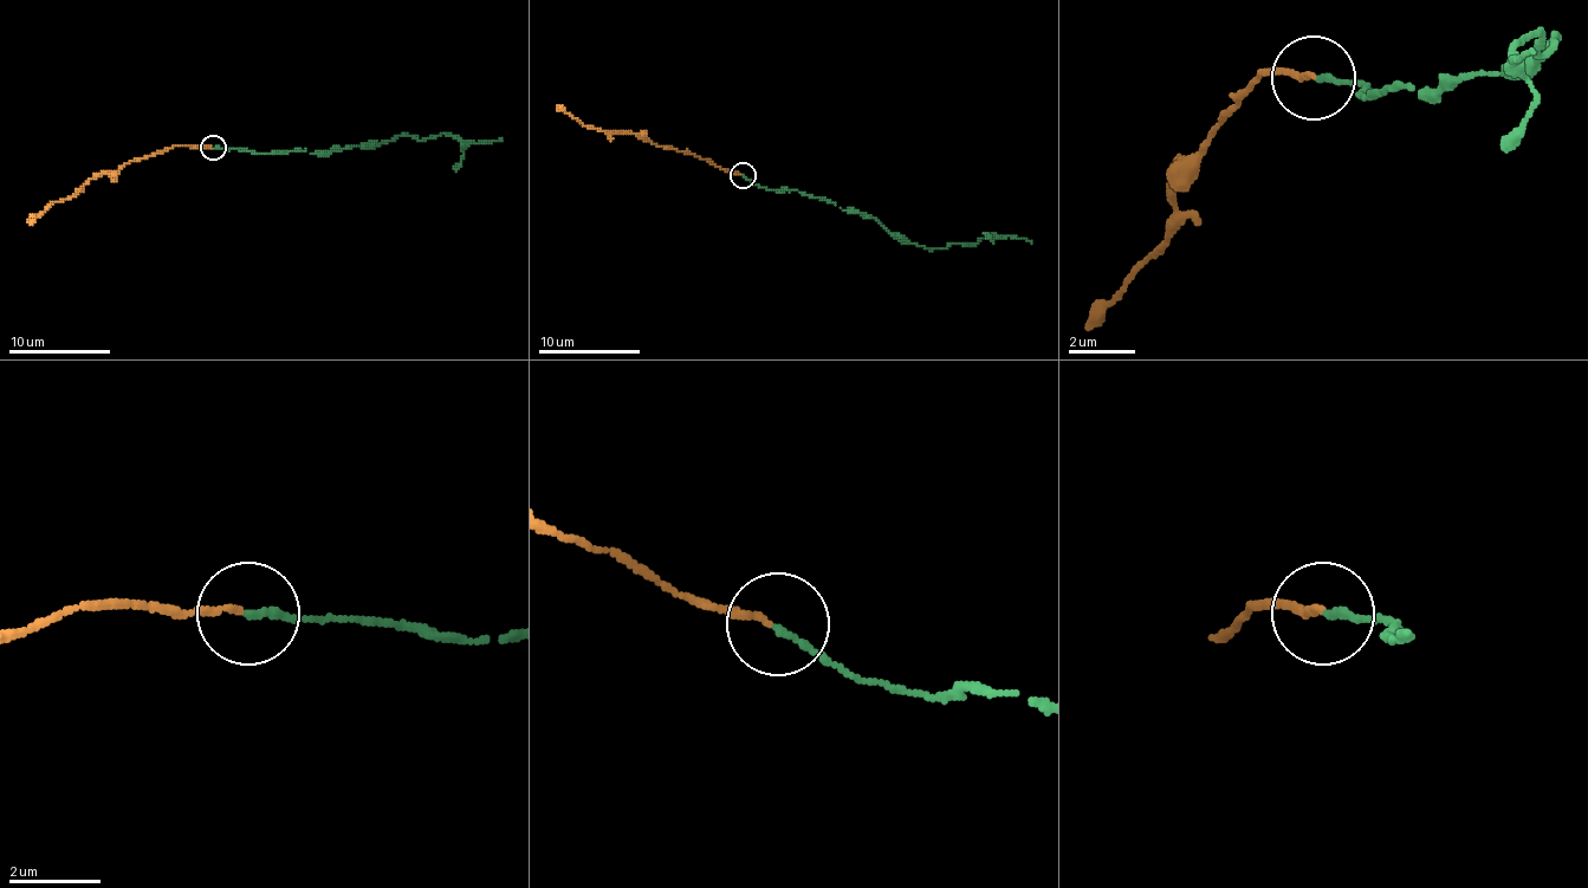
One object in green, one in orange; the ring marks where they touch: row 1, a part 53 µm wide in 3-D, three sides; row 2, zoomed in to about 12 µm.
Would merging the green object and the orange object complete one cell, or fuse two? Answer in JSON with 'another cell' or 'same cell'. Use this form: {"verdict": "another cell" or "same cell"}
{"verdict": "same cell"}

